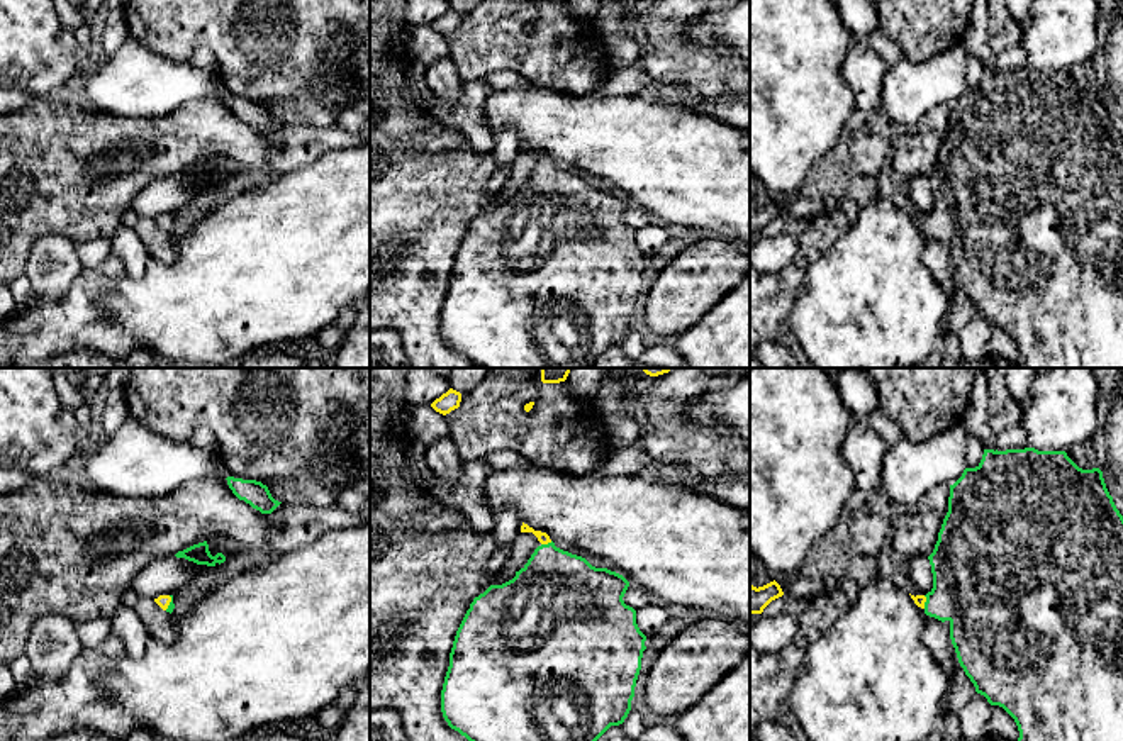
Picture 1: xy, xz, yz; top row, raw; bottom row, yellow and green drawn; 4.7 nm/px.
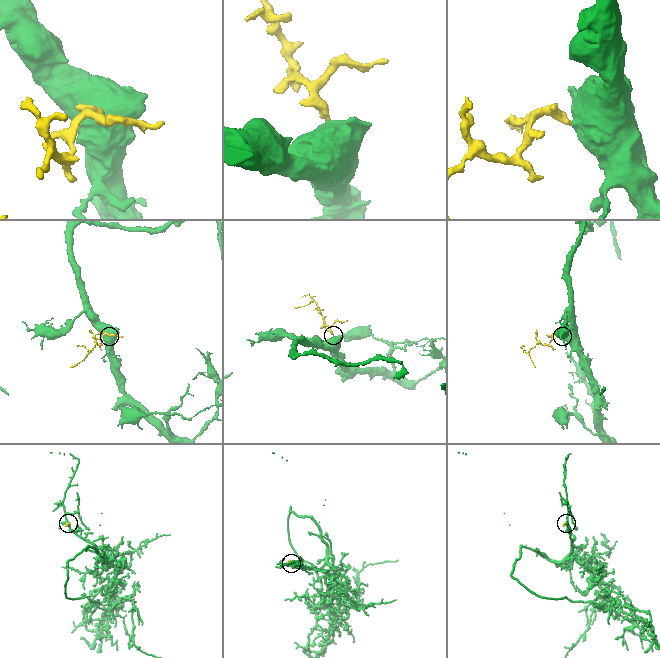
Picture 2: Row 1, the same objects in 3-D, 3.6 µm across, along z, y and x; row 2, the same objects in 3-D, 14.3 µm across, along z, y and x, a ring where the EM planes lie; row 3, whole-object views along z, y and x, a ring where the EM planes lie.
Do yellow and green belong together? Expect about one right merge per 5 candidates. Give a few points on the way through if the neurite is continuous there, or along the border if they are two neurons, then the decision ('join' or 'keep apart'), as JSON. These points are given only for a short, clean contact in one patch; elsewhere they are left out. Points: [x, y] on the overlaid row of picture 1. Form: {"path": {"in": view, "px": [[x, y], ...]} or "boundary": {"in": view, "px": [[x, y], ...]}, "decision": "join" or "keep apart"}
{"decision": "join"}

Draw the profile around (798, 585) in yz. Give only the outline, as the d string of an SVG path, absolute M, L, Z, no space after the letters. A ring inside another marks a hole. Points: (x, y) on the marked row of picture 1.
M794 575L794 577L775 577L775 582L780 585L784 595L792 593L807 599L828 595L840 588L835 578L809 580L801 575Z

